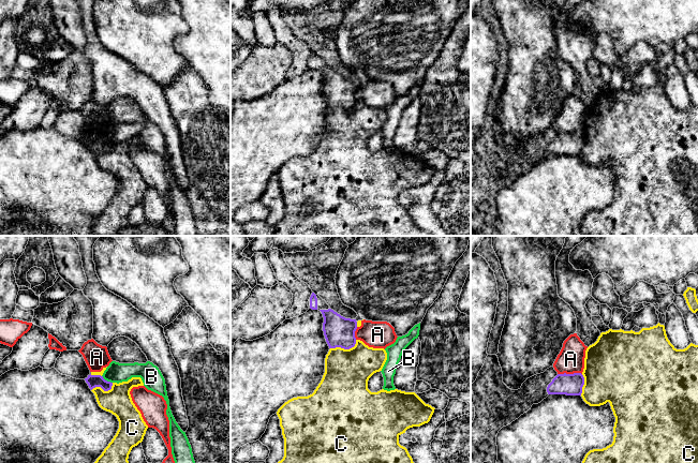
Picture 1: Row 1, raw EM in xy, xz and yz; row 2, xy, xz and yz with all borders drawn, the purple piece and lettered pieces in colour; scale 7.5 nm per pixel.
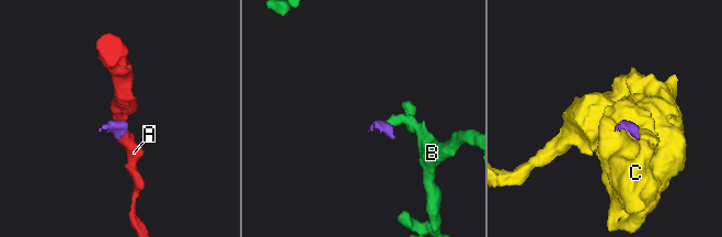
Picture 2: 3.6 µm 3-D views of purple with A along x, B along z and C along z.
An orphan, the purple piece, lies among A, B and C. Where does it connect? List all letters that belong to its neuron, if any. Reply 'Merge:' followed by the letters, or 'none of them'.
Merge: none of them

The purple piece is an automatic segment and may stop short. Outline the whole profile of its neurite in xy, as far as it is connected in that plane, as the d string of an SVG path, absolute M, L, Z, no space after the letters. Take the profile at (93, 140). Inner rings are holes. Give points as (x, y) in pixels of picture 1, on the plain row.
M90 134L85 140L91 150L95 147L101 147L104 151L108 151L113 146L113 143L105 140L101 135Z

